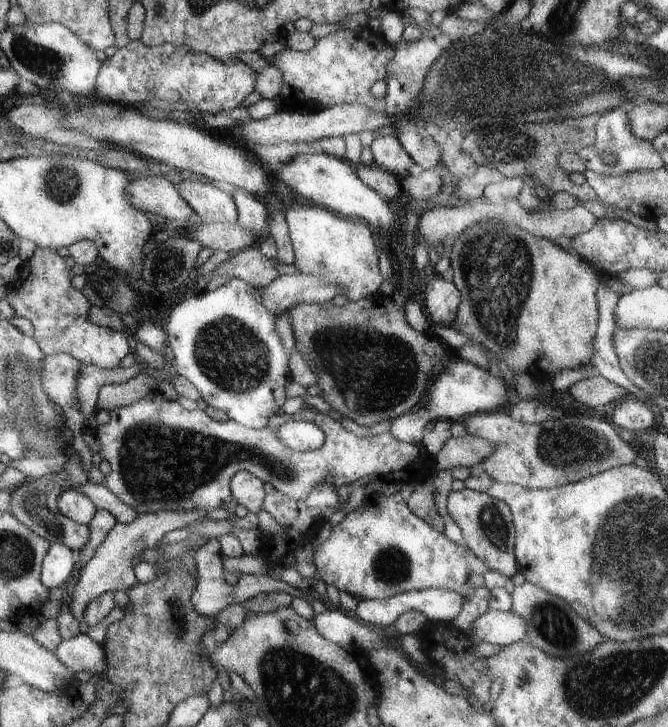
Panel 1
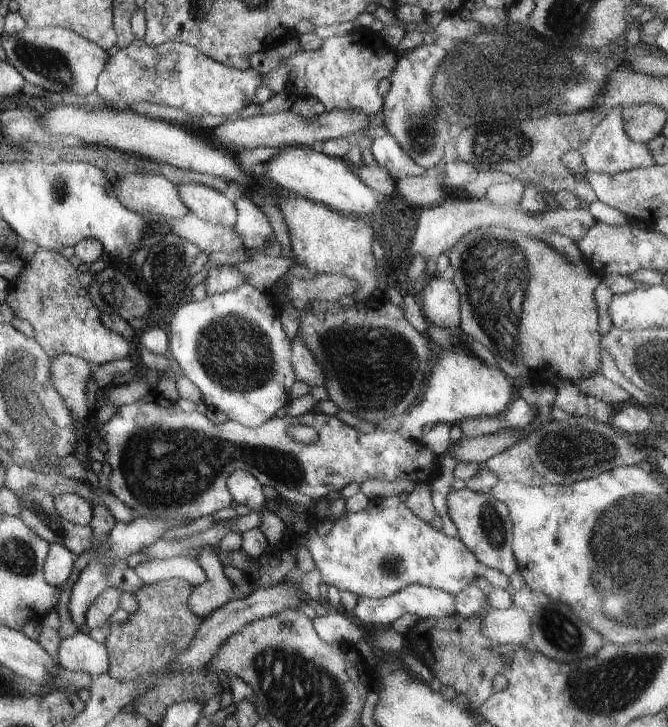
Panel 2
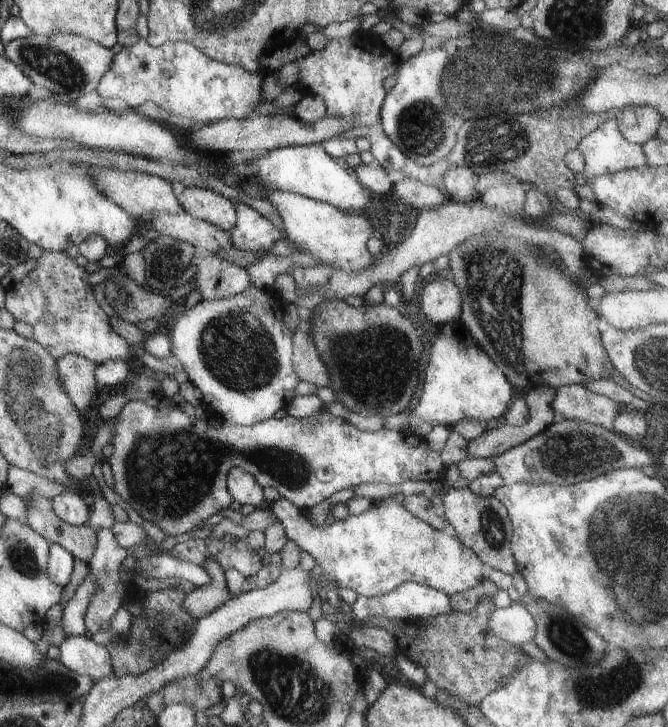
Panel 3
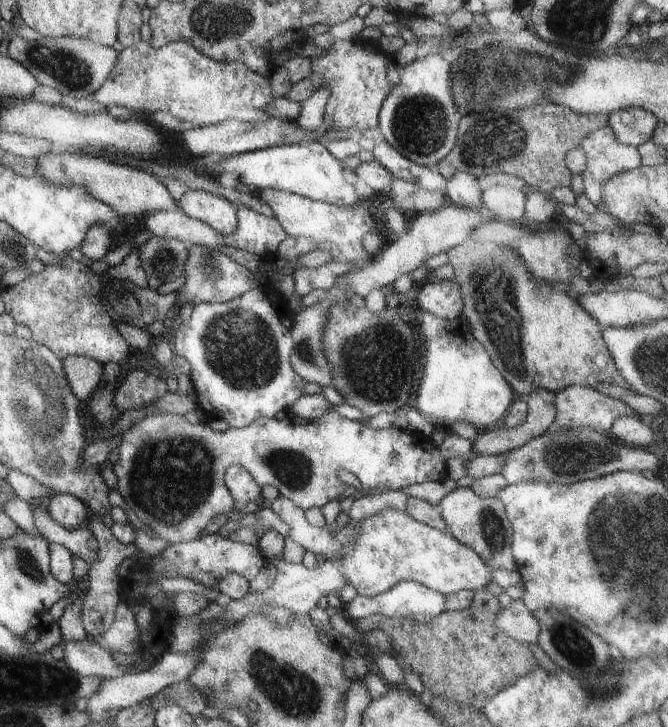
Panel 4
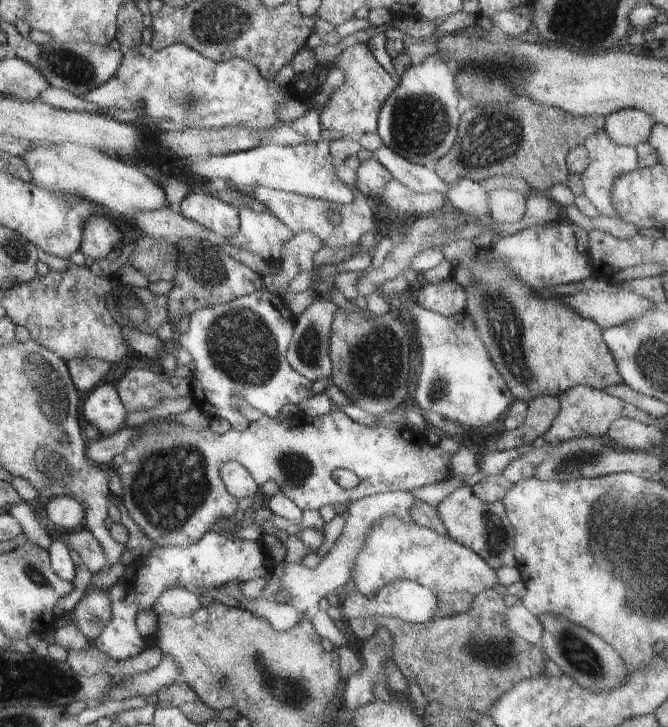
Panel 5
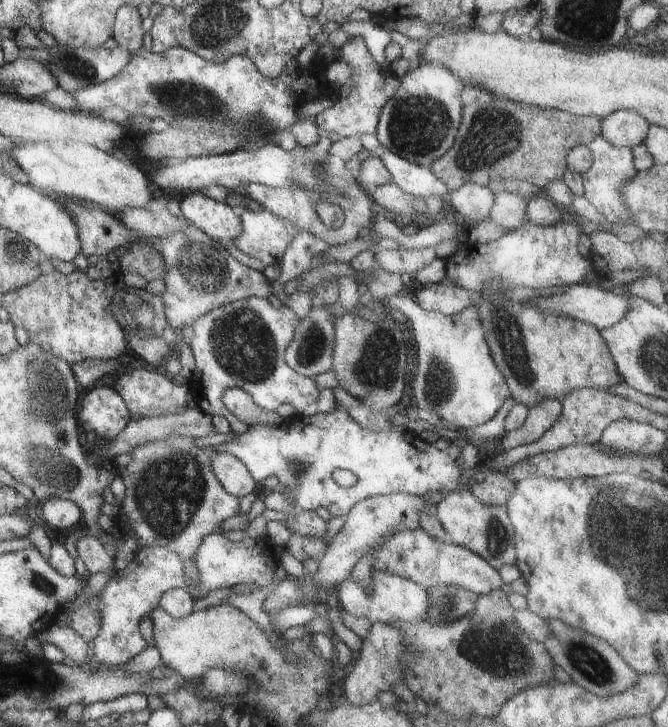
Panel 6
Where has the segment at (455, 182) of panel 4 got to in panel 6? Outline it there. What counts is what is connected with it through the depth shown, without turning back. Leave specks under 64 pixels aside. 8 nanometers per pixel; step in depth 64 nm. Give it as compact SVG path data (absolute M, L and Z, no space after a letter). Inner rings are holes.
M473 182L461 184L457 190L449 192L449 202L455 212L467 224L481 224L487 220L493 206L493 192L487 186L479 186Z

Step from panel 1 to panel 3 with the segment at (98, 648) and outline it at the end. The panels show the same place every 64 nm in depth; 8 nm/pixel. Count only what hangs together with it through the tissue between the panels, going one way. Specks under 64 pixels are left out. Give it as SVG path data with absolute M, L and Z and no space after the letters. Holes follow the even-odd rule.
M69 636L57 648L59 648L57 660L65 668L79 672L81 676L91 676L95 682L99 678L113 676L107 648L103 644L97 644L93 638Z

